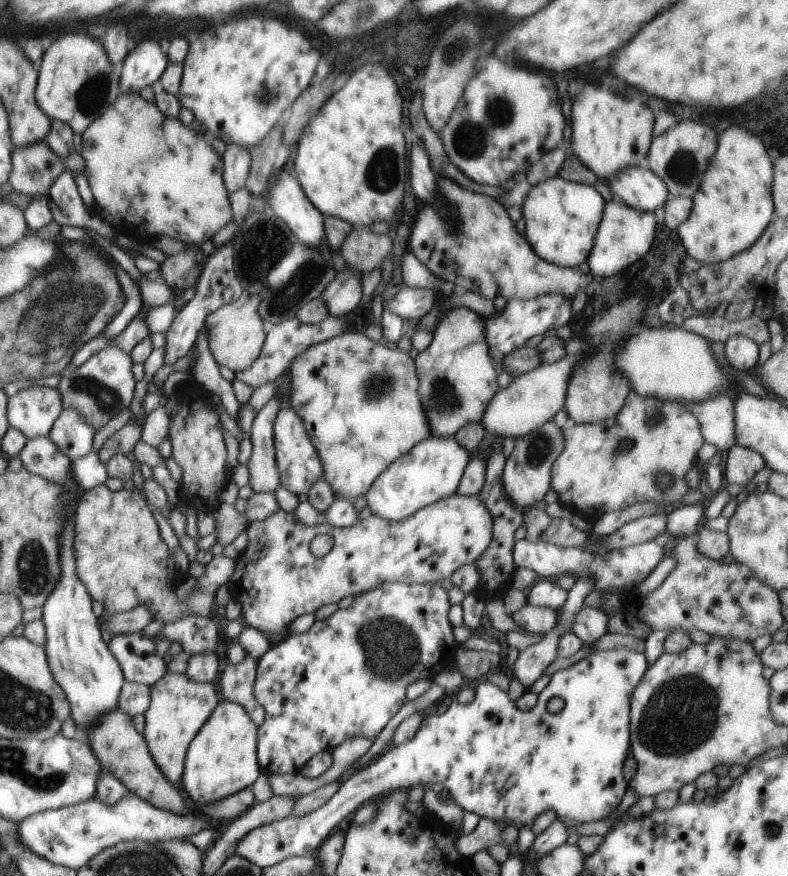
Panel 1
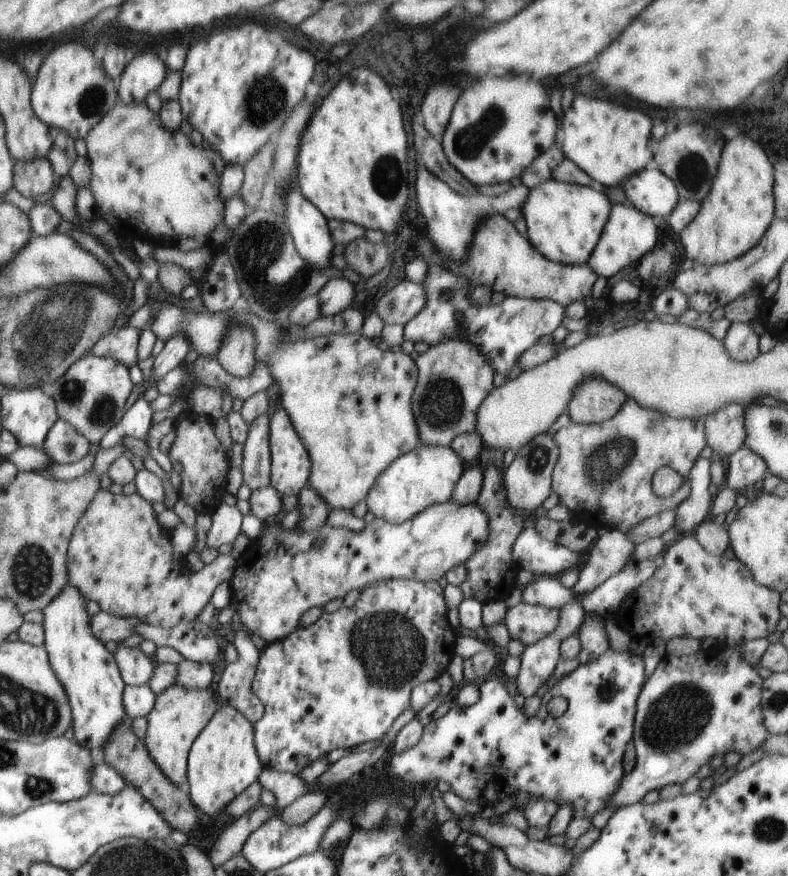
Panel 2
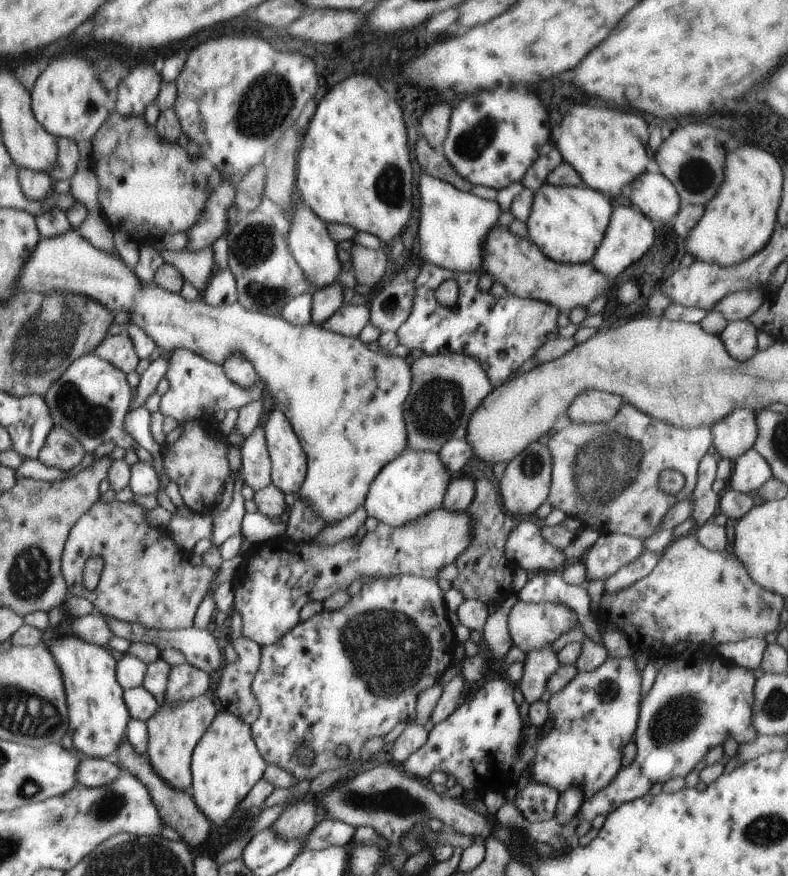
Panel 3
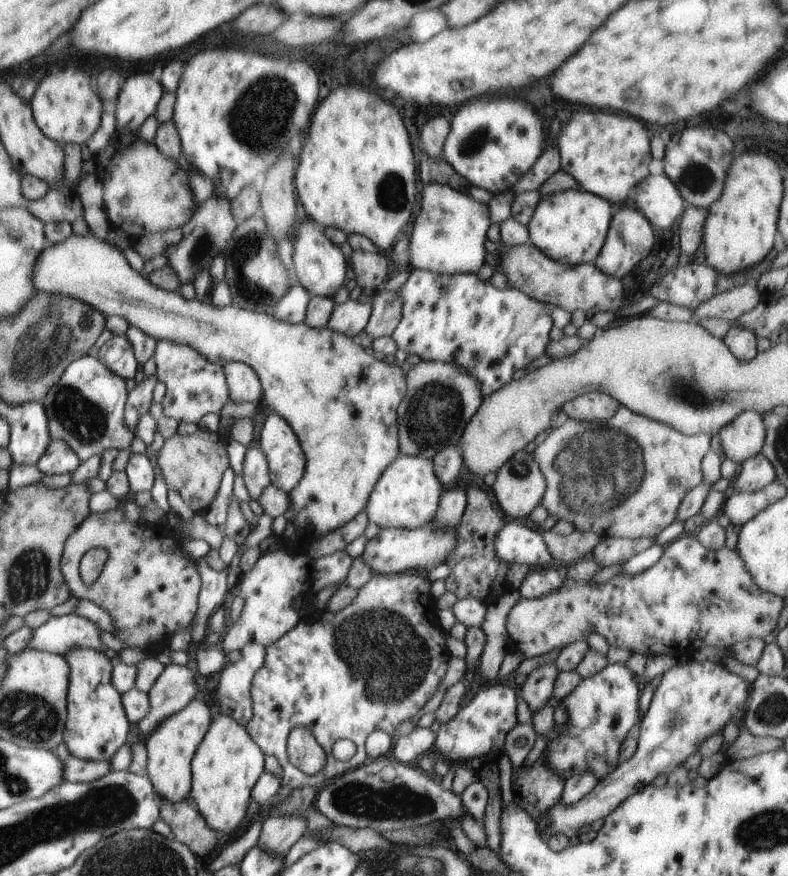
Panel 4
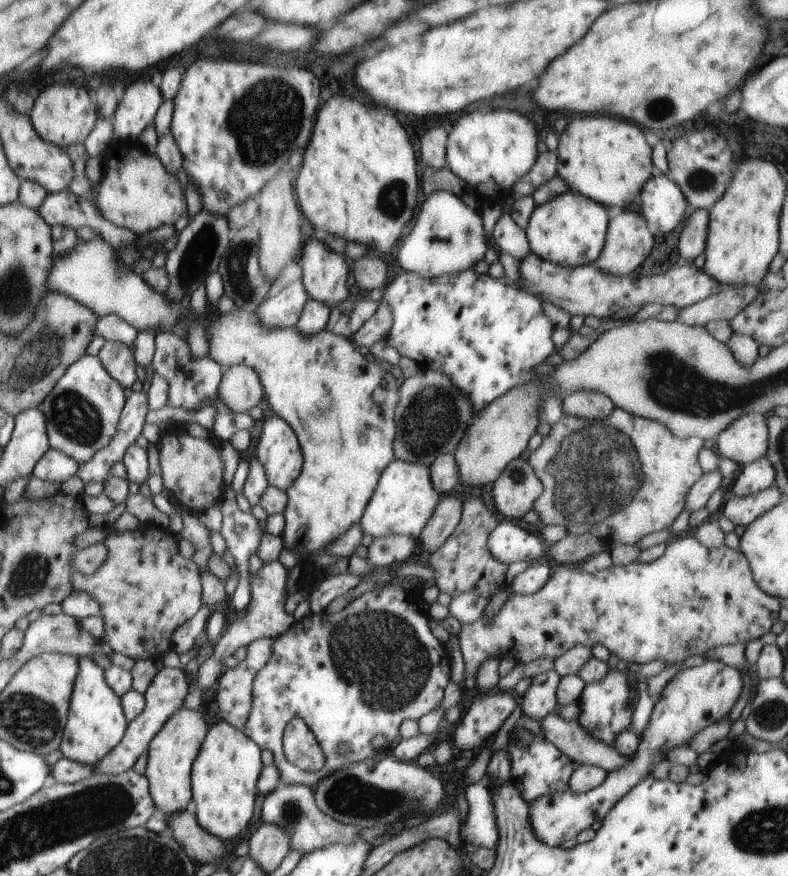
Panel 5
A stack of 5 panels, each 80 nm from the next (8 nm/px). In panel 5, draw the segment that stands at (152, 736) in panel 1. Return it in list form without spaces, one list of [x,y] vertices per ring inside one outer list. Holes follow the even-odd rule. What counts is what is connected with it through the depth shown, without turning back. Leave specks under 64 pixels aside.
[[[183,706],[173,713],[150,741],[145,775],[155,807],[164,812],[167,818],[186,809],[192,798],[191,768],[207,732],[208,724],[204,714],[198,709]]]

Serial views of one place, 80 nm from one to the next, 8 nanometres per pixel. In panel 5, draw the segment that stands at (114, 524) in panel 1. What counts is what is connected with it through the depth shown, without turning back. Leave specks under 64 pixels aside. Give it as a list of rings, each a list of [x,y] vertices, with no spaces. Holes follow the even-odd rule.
[[[89,526],[75,536],[74,544],[80,549],[102,543],[107,550],[105,563],[90,576],[72,573],[74,591],[89,594],[101,606],[106,641],[113,652],[131,656],[136,661],[162,661],[173,650],[172,633],[188,622],[200,610],[201,574],[192,559],[178,553],[178,539],[160,529],[142,532],[104,530]]]

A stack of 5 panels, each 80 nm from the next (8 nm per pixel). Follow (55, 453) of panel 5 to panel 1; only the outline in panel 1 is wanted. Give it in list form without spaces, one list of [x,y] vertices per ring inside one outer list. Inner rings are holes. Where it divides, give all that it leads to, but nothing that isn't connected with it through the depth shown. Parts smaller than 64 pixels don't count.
[[[68,407],[60,413],[48,436],[64,454],[75,461],[93,451],[93,438],[97,431],[81,417],[80,411]]]

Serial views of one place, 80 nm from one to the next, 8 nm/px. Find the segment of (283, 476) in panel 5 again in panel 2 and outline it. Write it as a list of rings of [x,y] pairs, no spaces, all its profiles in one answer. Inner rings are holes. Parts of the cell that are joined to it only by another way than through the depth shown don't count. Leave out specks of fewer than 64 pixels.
[[[283,408],[274,412],[274,416],[272,416],[269,422],[269,429],[271,486],[274,487],[280,495],[298,495],[304,487],[308,486],[309,477],[311,476],[312,463],[307,448],[296,432],[290,415]]]

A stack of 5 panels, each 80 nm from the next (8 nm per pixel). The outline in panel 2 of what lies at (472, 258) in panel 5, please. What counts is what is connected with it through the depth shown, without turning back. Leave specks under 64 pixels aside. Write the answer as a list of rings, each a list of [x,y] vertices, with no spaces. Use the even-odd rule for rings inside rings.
[[[418,161],[416,171],[416,194],[418,194],[418,204],[424,214],[427,235],[433,240],[435,247],[449,261],[463,261],[467,255],[467,248],[472,242],[474,231],[480,221],[485,219],[490,212],[502,213],[507,210],[520,209],[526,202],[530,189],[521,183],[512,187],[507,192],[498,196],[470,196],[464,198],[450,190],[440,178],[432,174],[423,164]]]

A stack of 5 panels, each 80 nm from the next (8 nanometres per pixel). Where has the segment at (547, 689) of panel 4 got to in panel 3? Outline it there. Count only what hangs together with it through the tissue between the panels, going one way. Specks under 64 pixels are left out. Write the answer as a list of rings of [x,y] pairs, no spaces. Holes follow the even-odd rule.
[[[550,643],[542,648],[529,650],[523,664],[524,672],[517,685],[527,704],[532,704],[542,698],[548,679],[561,664]]]

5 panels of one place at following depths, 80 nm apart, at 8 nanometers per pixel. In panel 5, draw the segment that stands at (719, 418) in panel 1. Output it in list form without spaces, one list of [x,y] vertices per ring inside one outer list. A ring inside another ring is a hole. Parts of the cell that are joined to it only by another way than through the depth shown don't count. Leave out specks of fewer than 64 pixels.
[[[760,413],[745,414],[727,426],[716,441],[715,450],[720,457],[743,465],[754,462],[764,457],[768,448],[767,416]]]

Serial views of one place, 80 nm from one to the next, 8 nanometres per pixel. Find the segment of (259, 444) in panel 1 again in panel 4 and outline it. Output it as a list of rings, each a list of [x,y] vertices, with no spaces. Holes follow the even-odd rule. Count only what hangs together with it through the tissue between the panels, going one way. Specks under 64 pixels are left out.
[[[259,444],[247,447],[242,472],[251,498],[257,500],[260,493],[271,484],[269,464]]]

